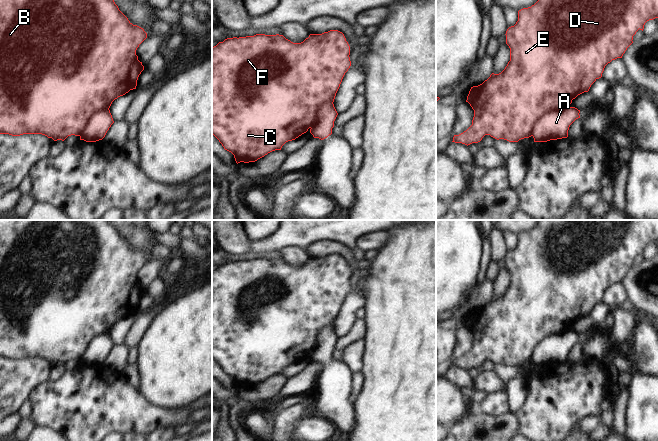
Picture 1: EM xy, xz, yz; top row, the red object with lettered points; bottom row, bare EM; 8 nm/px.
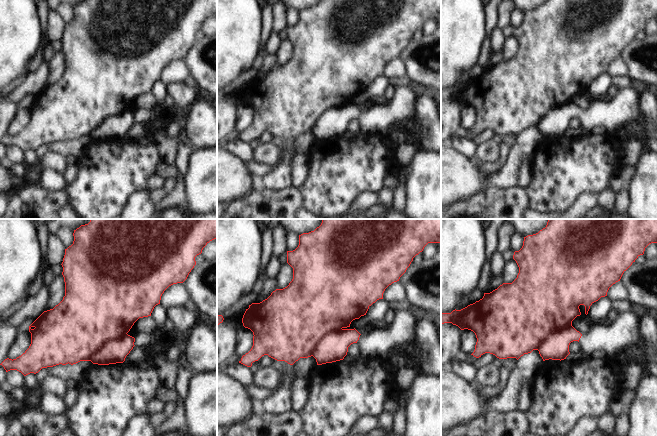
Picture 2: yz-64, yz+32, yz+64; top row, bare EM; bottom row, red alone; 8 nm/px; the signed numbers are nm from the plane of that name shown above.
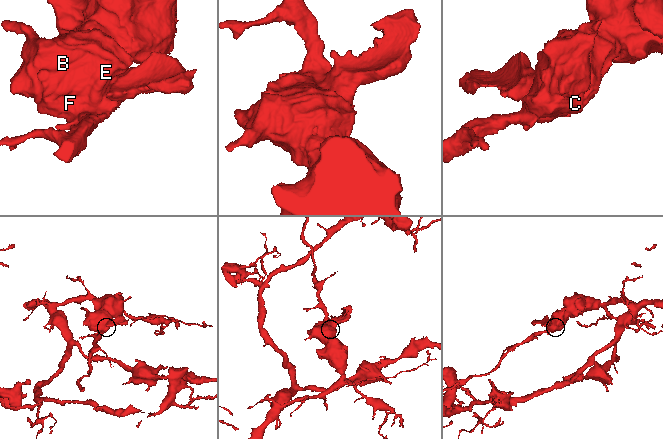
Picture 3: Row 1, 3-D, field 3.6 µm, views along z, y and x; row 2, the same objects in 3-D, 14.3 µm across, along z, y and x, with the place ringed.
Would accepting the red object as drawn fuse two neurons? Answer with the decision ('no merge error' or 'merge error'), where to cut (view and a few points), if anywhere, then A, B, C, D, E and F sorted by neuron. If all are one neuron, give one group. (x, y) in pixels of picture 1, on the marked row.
merge error; cut yz (564, 107), (544, 113), (534, 125), (531, 135); groups A / B C D E F

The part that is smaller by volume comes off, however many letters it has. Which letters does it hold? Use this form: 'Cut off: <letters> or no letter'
Cut off: A

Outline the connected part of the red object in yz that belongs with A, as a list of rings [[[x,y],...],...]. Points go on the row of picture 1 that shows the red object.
[[[566,107],[542,115],[532,130],[534,142],[567,138],[570,125],[580,118],[579,113],[575,107]]]

